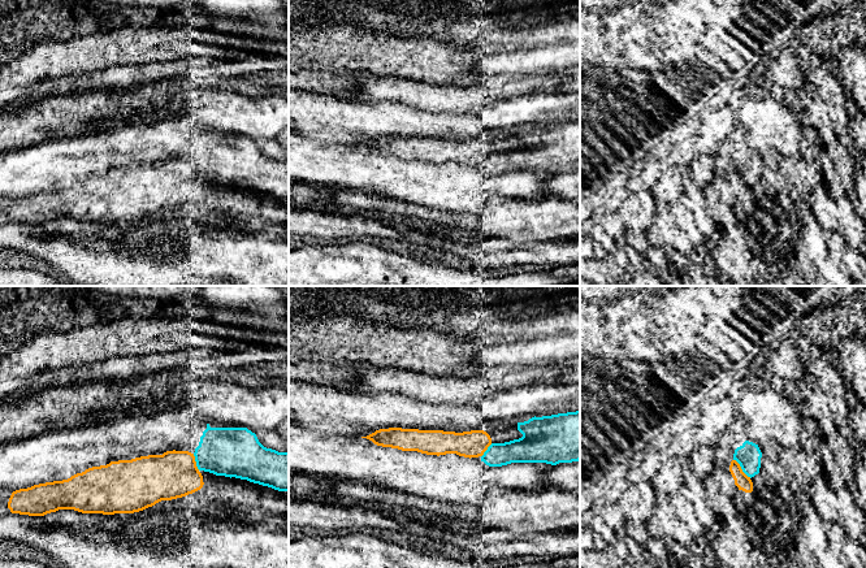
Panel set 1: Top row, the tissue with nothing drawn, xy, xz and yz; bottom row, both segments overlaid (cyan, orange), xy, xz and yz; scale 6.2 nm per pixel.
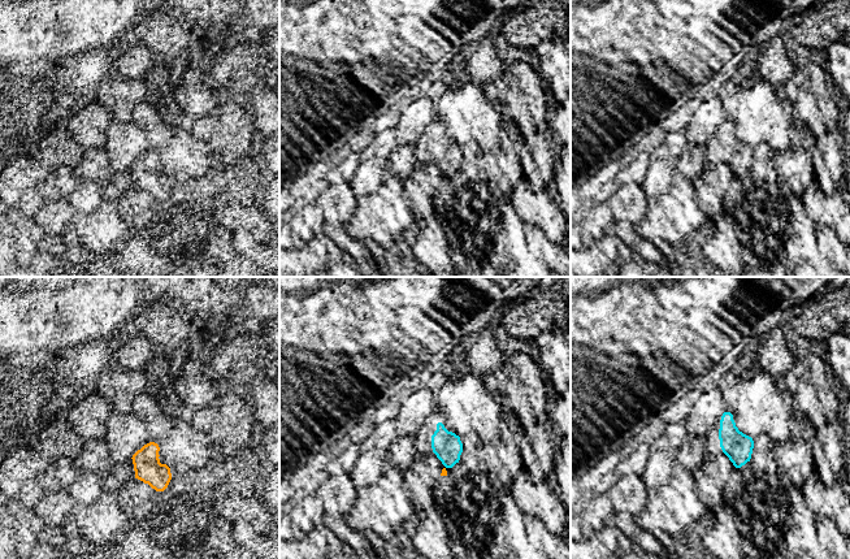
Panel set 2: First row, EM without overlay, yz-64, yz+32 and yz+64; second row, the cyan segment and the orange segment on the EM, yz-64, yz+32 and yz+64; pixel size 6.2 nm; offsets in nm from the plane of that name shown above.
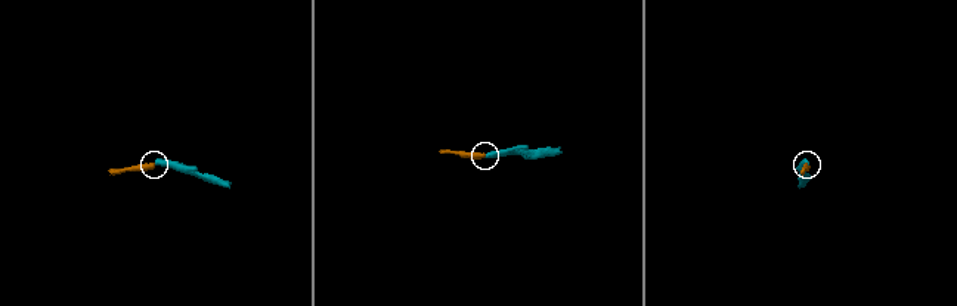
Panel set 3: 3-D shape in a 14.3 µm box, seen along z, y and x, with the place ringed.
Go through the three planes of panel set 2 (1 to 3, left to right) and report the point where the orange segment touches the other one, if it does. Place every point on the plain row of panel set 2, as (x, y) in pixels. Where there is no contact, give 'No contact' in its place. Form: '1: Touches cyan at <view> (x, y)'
1: No contact
2: No contact
3: No contact

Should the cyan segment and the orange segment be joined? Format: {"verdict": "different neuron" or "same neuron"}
{"verdict": "same neuron"}

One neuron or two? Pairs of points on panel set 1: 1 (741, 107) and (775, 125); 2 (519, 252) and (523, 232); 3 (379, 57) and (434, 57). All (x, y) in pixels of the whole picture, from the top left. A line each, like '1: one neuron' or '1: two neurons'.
1: one neuron
2: two neurons
3: one neuron

